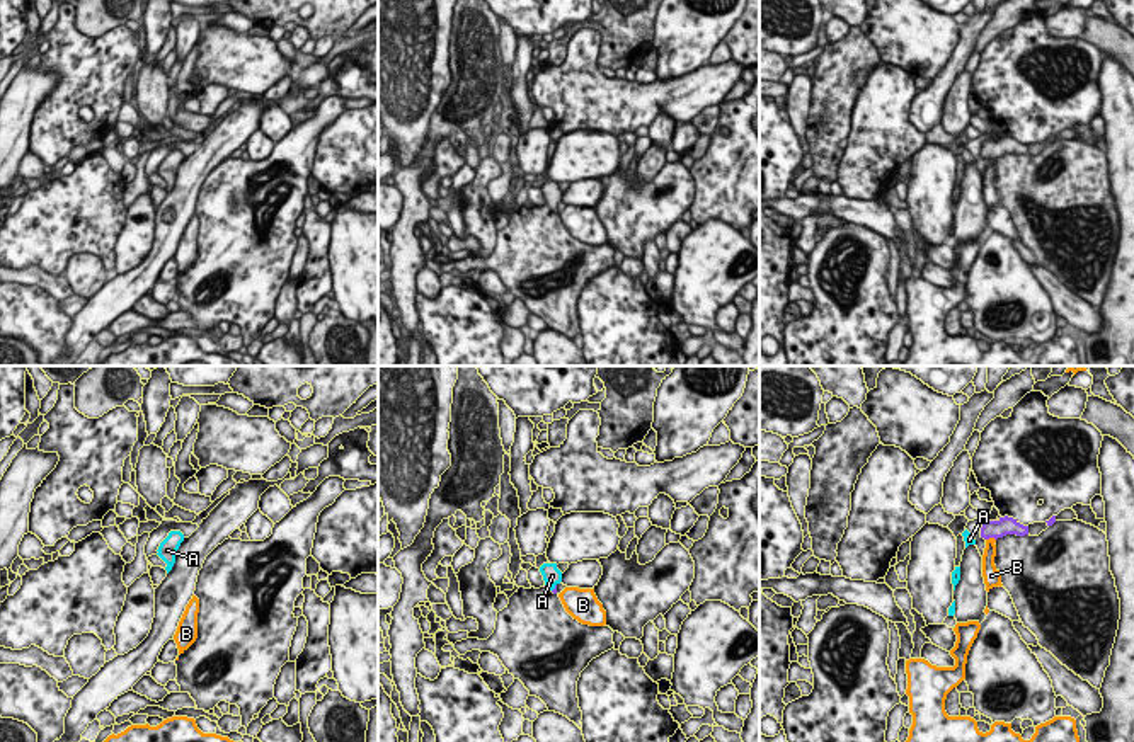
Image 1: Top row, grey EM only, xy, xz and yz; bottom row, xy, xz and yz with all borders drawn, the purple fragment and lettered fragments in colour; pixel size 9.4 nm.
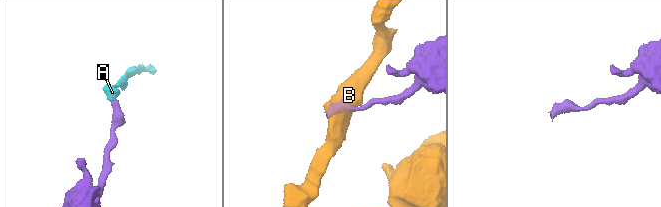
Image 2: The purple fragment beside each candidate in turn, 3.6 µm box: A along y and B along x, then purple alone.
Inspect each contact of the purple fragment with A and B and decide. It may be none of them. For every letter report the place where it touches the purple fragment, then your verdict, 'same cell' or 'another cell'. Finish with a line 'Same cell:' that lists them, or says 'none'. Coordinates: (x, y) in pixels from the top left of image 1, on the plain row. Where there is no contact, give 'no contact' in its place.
A: meets purple in xz at (554, 208); same cell
B: meets purple in yz at (990, 155); another cell
Same cell: A

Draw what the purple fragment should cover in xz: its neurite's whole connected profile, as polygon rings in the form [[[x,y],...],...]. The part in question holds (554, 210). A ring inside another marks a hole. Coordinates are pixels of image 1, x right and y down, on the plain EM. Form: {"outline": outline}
{"outline": [[[543,182],[540,191],[543,194],[545,206],[557,213],[557,204],[562,201],[562,191],[557,187],[557,182]]]}

